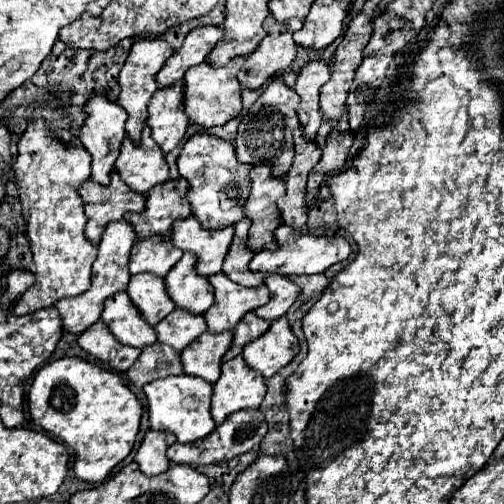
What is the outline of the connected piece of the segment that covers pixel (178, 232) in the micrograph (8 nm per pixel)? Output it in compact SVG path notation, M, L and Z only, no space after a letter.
M195 217L179 219L175 227L171 227L171 241L181 251L197 253L197 273L209 277L221 271L223 259L233 241L233 227L225 227L219 231L203 229Z

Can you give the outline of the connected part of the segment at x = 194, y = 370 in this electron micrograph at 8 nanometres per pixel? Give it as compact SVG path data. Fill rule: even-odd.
M207 331L201 337L197 337L191 345L187 345L181 351L185 373L215 383L221 375L221 359L229 349L231 339L233 339L231 331L223 331L223 335L211 335Z

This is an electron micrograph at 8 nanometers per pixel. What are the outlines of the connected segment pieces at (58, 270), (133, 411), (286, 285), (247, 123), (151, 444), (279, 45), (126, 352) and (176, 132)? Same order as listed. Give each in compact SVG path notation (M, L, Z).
M43 119L31 121L17 143L19 155L13 163L37 275L35 285L15 303L15 315L27 315L51 307L63 297L85 293L91 285L91 265L97 259L97 245L93 245L83 233L87 217L83 213L83 199L77 193L77 189L91 177L91 155L49 133L51 129Z
M63 357L47 363L35 375L29 389L29 413L39 427L73 447L79 479L101 483L131 453L143 403L117 373L79 357Z
M267 275L265 285L271 291L271 299L263 307L259 307L259 311L255 311L255 313L257 313L257 317L261 317L265 321L275 321L289 311L289 307L297 301L301 291L291 279L287 279L283 275Z
M283 79L271 81L263 95L251 105L251 109L241 115L239 129L235 135L235 147L237 147L237 157L243 163L259 165L259 163L269 163L273 165L273 175L283 177L295 155L295 143L293 143L293 127L299 127L299 117L297 117L297 107L299 107L299 97L293 89L285 85Z
M147 431L143 437L143 443L135 455L135 461L139 463L141 471L145 475L159 475L171 467L167 459L167 447L175 443L175 435L165 431Z
M271 15L265 19L263 29L267 35L261 45L247 57L237 75L245 89L261 89L295 61L297 45L293 41L293 33L299 31L301 25L301 19L289 19L285 23L271 19Z
M99 319L95 327L89 327L83 335L79 335L79 345L91 353L101 363L107 363L111 369L123 373L127 371L139 357L139 349L119 343L115 337L111 337L107 325Z
M173 83L171 87L159 89L149 103L147 125L153 129L151 137L161 145L165 153L173 151L187 131L187 115L183 111L183 85Z

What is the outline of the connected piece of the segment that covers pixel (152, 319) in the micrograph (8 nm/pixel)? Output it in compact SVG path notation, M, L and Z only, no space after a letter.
M147 273L133 275L127 293L149 325L157 325L175 309L175 303L171 303L163 291L163 277Z

